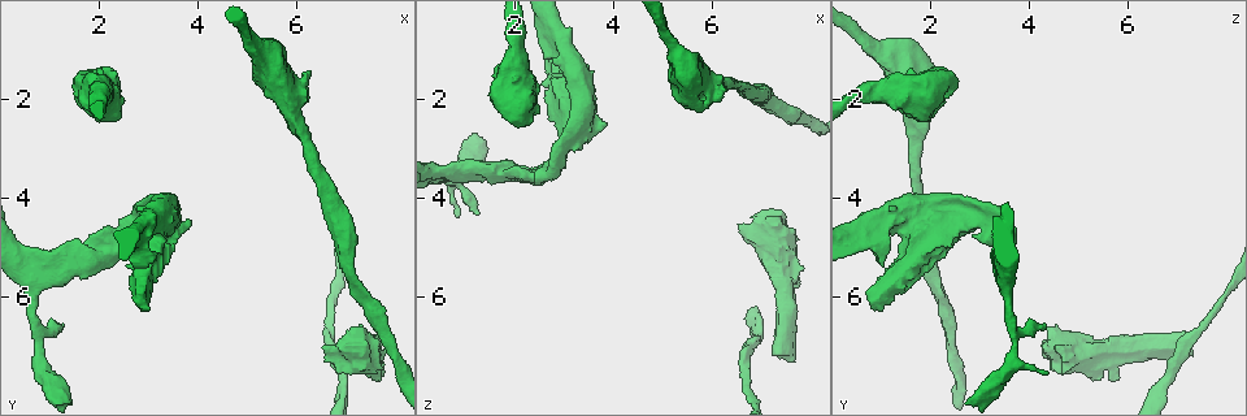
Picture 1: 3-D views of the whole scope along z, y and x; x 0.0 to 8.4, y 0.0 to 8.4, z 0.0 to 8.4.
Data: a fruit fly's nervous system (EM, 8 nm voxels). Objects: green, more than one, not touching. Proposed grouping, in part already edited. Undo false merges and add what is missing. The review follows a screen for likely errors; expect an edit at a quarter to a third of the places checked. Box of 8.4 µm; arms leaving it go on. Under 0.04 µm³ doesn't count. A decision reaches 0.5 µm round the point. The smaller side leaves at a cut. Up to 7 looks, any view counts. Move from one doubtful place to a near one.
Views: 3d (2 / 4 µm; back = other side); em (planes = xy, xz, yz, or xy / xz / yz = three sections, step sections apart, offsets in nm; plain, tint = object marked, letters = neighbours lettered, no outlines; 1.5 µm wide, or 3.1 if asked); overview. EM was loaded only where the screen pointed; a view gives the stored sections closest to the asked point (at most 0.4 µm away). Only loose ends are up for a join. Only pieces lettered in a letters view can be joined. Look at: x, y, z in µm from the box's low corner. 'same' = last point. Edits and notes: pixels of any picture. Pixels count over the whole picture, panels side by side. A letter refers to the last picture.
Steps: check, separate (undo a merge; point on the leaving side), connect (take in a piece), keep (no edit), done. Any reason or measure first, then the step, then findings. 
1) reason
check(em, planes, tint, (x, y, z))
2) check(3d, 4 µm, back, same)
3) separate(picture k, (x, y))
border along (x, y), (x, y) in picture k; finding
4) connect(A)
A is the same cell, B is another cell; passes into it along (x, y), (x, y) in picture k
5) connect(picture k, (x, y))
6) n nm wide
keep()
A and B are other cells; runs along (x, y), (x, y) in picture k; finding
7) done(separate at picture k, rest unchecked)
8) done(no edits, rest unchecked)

thick end
check(em, xy, step 8, letters, (7.55, 7.15, 7.25))

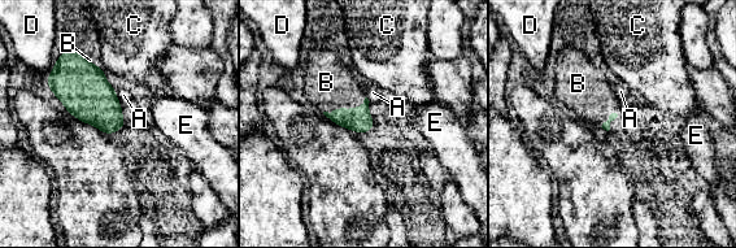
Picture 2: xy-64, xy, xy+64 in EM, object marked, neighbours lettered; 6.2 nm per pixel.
connect(B)
B is the same cell, A, C, D and E are other cells; passes into it along (360, 120), (345, 109), (326, 82) in picture 2; it goes on there

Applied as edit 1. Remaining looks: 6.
check(overview)

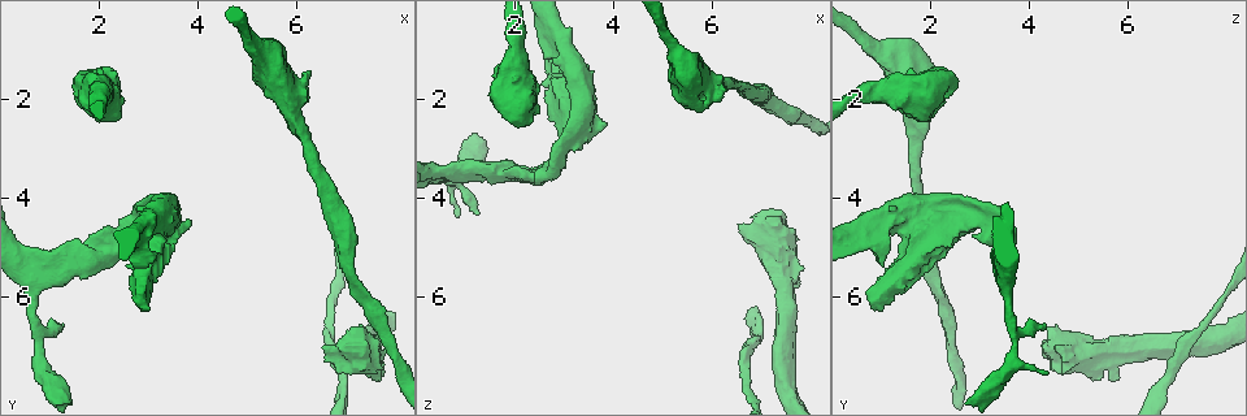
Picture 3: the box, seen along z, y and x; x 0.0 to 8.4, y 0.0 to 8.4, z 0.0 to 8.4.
thick end
check(em, xz, step 4, letters, (6.55, 7.00, 4.55))

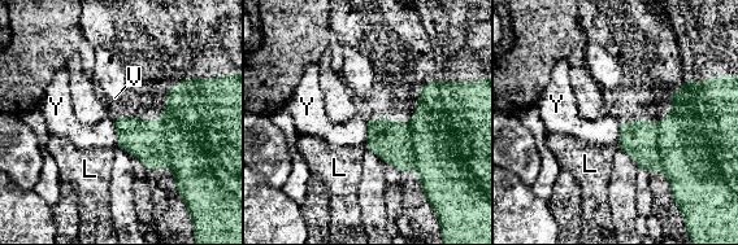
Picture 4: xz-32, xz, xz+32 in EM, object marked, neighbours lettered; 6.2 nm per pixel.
another direction
check(em, planes, letters, same)

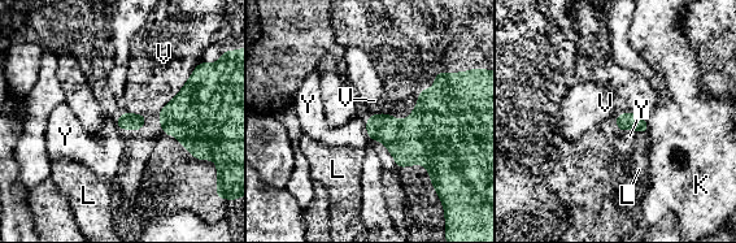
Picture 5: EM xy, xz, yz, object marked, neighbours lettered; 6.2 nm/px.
keep()
K, L, V and Y are other cells; border along (639, 131), (625, 129), (621, 133) in picture 5; none of them fits

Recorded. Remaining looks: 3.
stops while still wide
check(em, planes, letters, (2.80, 4.30, 3.55))

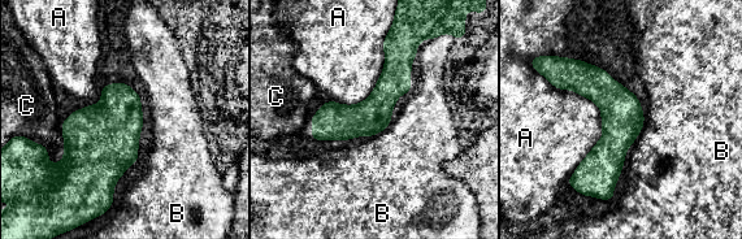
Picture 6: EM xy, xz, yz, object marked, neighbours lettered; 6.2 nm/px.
A touches over 600 nm
keep()
A, B and C are other cells; no lettered piece goes on from it

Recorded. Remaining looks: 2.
done(connect at picture 2, rest unchecked)

